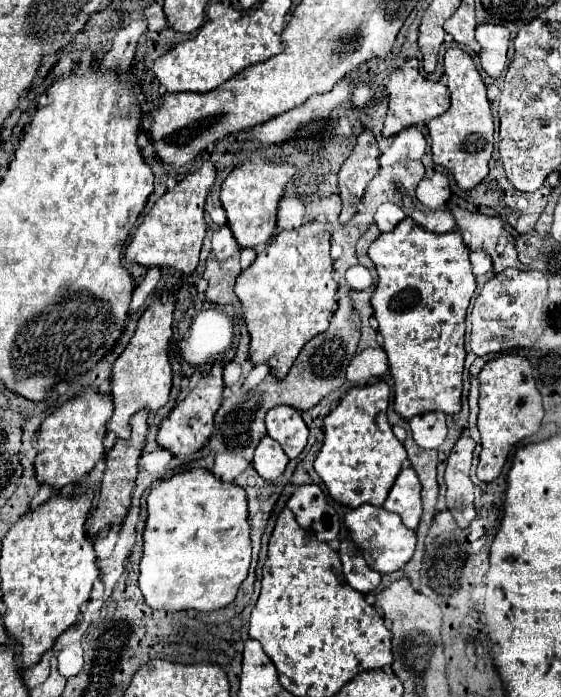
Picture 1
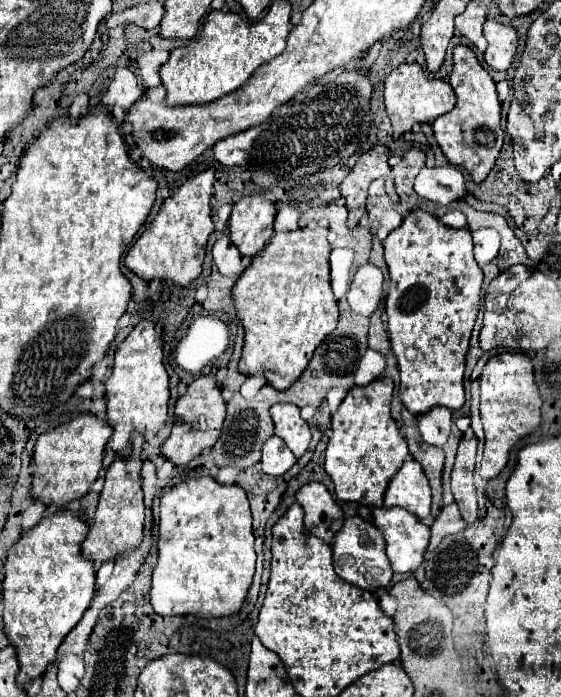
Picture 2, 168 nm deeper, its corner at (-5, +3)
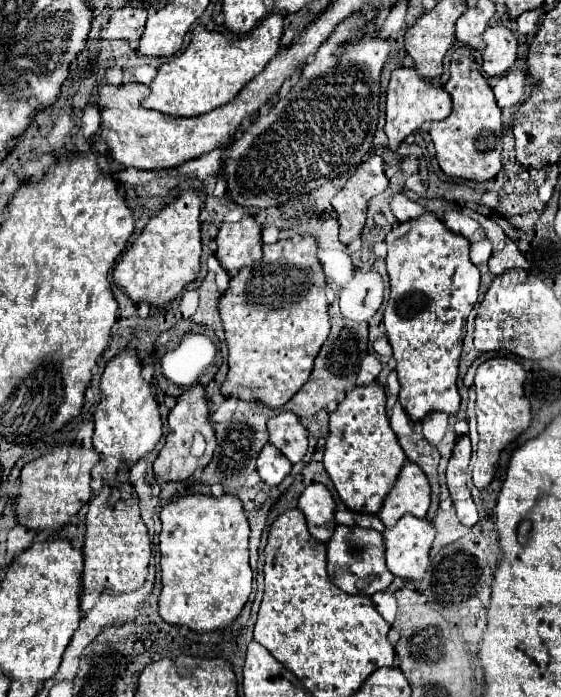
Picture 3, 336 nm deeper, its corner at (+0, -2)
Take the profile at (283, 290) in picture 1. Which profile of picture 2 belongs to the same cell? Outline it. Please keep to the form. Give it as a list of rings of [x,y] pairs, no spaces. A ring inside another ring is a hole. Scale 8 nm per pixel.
[[[328,229],[276,233],[232,287],[238,319],[244,327],[244,349],[238,371],[264,375],[266,383],[286,391],[306,369],[314,349],[336,329],[338,307],[330,287]]]

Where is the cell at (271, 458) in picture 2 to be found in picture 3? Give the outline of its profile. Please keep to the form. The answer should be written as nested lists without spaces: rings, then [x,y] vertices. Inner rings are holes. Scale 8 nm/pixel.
[[[265,444],[257,458],[257,472],[265,484],[281,484],[281,480],[289,474],[291,462],[281,454],[273,444]]]

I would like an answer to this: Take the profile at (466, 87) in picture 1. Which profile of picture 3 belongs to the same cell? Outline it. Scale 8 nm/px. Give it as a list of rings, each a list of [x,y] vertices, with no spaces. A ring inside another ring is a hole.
[[[467,46],[453,50],[451,76],[445,84],[445,90],[453,100],[453,112],[445,120],[433,122],[429,130],[441,170],[453,178],[465,178],[475,182],[491,180],[501,170],[501,148],[503,148],[501,110],[495,102],[491,86],[477,70],[477,64]]]

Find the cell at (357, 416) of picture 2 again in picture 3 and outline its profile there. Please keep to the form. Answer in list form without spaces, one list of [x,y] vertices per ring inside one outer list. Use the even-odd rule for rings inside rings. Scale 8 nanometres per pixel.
[[[379,382],[355,386],[329,418],[329,438],[323,458],[341,502],[353,512],[377,514],[403,462],[405,454],[385,414],[385,388]]]

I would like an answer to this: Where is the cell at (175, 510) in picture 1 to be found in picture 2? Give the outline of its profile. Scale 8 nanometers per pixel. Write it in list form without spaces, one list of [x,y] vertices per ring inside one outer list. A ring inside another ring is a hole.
[[[212,477],[188,479],[160,499],[158,565],[152,575],[152,607],[158,615],[226,617],[240,611],[254,577],[256,551],[252,513],[238,485],[220,485]]]

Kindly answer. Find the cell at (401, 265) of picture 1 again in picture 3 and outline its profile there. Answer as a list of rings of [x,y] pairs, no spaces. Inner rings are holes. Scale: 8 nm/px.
[[[425,212],[419,218],[413,218],[413,220],[407,220],[407,222],[401,222],[399,226],[395,226],[387,234],[385,242],[389,246],[389,252],[387,252],[387,274],[391,278],[391,296],[389,296],[385,314],[383,314],[383,324],[385,324],[385,334],[389,338],[389,342],[391,342],[391,346],[393,346],[393,358],[397,362],[395,370],[399,374],[399,384],[401,384],[399,404],[405,408],[405,412],[409,414],[409,418],[413,422],[421,420],[425,414],[435,412],[435,410],[437,412],[445,412],[445,414],[457,414],[459,404],[461,404],[461,396],[457,392],[457,364],[459,364],[461,344],[463,344],[463,326],[465,326],[467,316],[471,314],[471,310],[473,310],[473,306],[477,302],[477,294],[479,294],[479,270],[469,260],[469,240],[465,236],[461,236],[461,234],[453,234],[451,230],[445,228],[445,224],[439,218],[435,218],[431,212]]]

